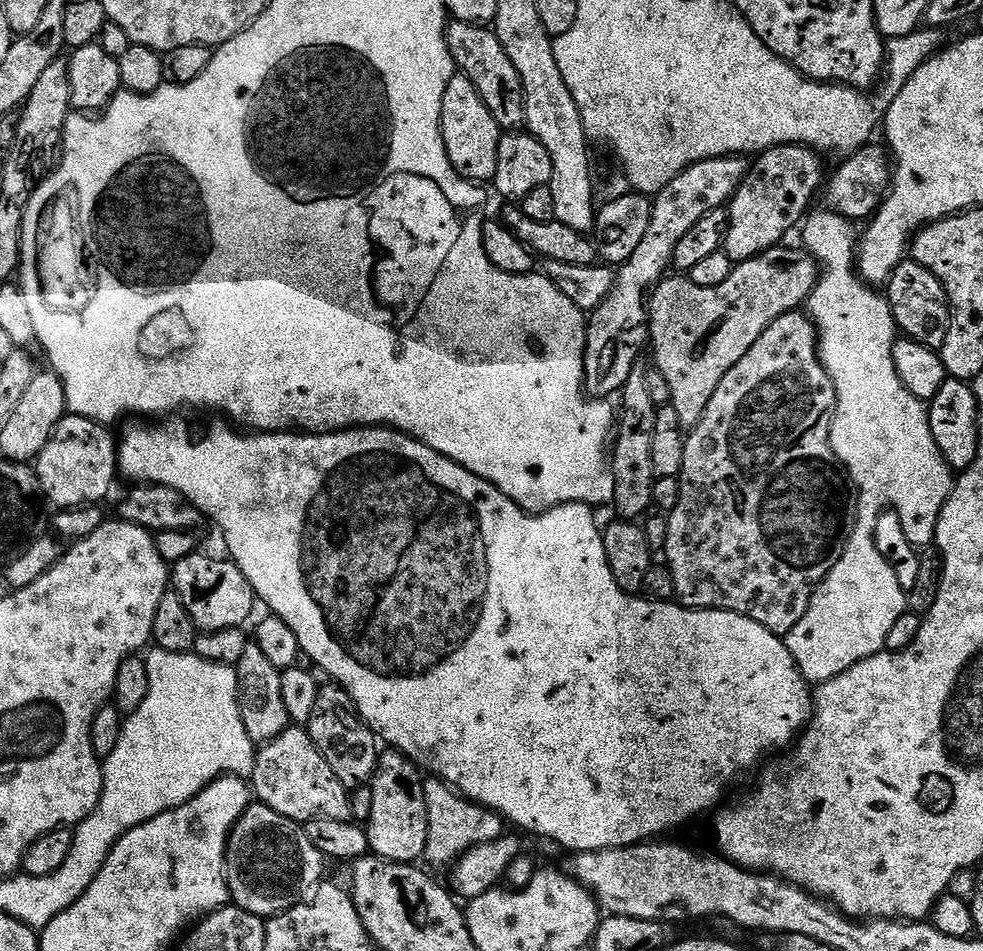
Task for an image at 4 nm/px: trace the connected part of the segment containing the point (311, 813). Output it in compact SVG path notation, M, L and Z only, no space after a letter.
M289 726L278 738L263 745L256 753L250 788L261 804L278 810L286 818L305 824L314 818L334 818L338 822L352 820L352 798L349 789L330 770L326 758L314 746L307 730Z

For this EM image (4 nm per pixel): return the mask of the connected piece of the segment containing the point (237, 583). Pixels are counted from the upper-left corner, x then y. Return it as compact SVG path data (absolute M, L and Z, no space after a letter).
M197 554L182 558L182 562L173 564L170 568L171 591L176 592L178 598L182 598L182 606L186 606L190 618L196 623L197 629L201 633L217 632L227 628L244 628L247 625L247 620L252 616L252 611L258 608L256 592L250 586L246 574L242 574L242 570L238 570L238 566L230 558L223 559L219 560L216 556Z

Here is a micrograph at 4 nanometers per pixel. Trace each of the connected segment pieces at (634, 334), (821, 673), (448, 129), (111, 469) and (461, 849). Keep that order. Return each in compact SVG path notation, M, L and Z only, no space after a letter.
M719 156L691 164L685 172L680 172L665 186L655 193L652 200L650 227L642 237L642 243L634 249L634 254L625 264L619 265L612 281L612 293L587 317L586 342L584 343L584 390L593 398L608 398L619 393L626 378L630 378L630 370L641 359L640 351L645 351L649 343L648 335L648 295L652 289L669 275L672 268L674 250L678 250L678 241L693 226L706 218L714 210L724 208L738 190L738 186L748 177L750 164L743 156Z
M823 210L824 212L813 211L811 215L803 221L804 228L803 247L816 259L816 263L822 266L820 280L814 286L814 290L808 296L806 305L807 315L811 316L813 324L816 325L818 333L818 347L820 350L820 360L823 361L832 381L836 383L836 416L832 419L832 445L838 454L838 458L848 468L848 475L852 478L852 483L858 489L858 507L856 510L856 526L852 530L852 536L848 539L848 548L842 554L840 561L834 566L834 570L830 570L830 574L816 588L815 594L812 596L810 606L806 610L806 614L802 618L802 622L798 622L798 626L794 626L794 630L790 630L783 637L784 644L790 650L790 654L794 658L794 662L800 667L804 673L804 679L809 682L823 682L834 678L838 674L842 674L846 670L850 670L850 666L854 666L858 662L862 662L866 658L876 656L878 653L885 651L884 643L890 634L894 622L898 622L898 618L902 618L902 614L908 607L908 598L906 588L900 585L900 580L896 577L894 569L888 565L886 557L880 553L880 548L876 545L876 519L880 516L883 508L897 508L900 511L900 524L904 527L904 536L912 544L928 544L931 545L936 538L936 527L940 521L940 515L944 509L944 504L948 500L948 495L952 492L954 483L953 469L949 468L944 456L938 450L938 446L934 442L934 434L930 430L930 422L928 421L928 410L925 401L919 400L908 387L900 380L900 375L896 369L896 358L892 351L898 339L898 329L896 320L892 316L892 307L888 304L887 299L883 295L880 296L875 287L869 286L860 279L858 268L858 228L851 220L847 220L845 216L840 216L831 210Z
M459 74L450 78L446 94L442 98L440 129L446 154L460 177L473 182L495 181L498 170L498 142L502 129L498 122L494 122L494 114L486 110L486 102L482 102L478 90L474 90L474 82L470 82L470 78Z
M66 414L58 422L50 442L34 461L34 471L44 491L44 499L49 505L57 504L60 510L80 510L85 506L96 506L108 496L112 483L118 480L118 440L112 437L105 425L90 418Z
M428 778L424 780L424 797L426 798L426 850L423 859L429 860L436 868L451 869L461 856L474 846L482 846L486 842L494 842L505 835L506 821L498 812L483 808L480 804L461 796L445 780Z

